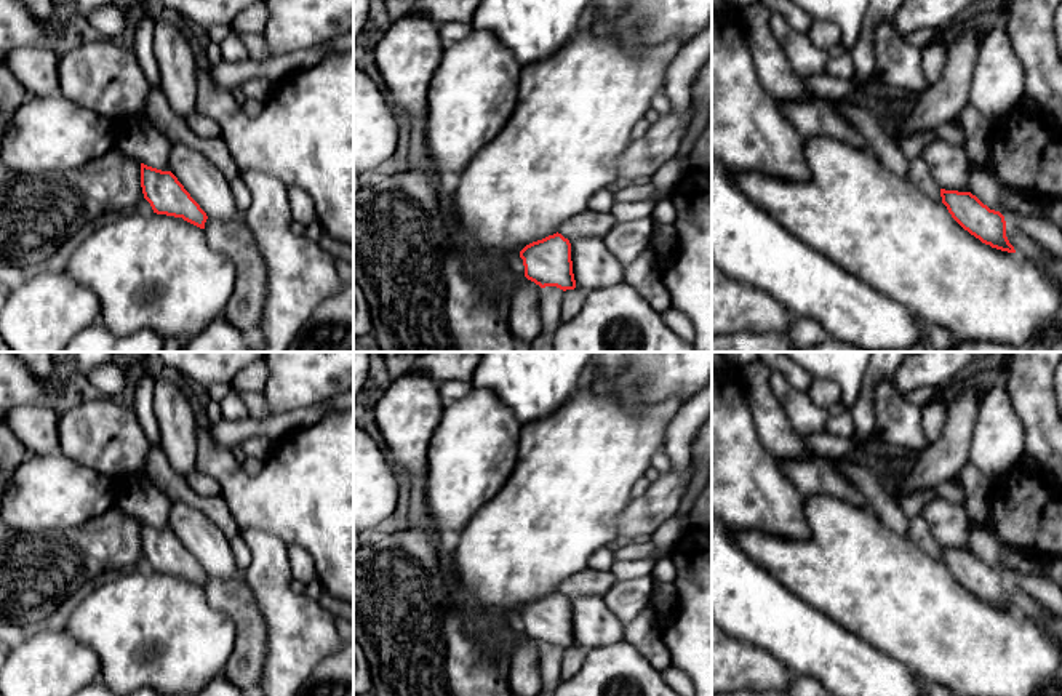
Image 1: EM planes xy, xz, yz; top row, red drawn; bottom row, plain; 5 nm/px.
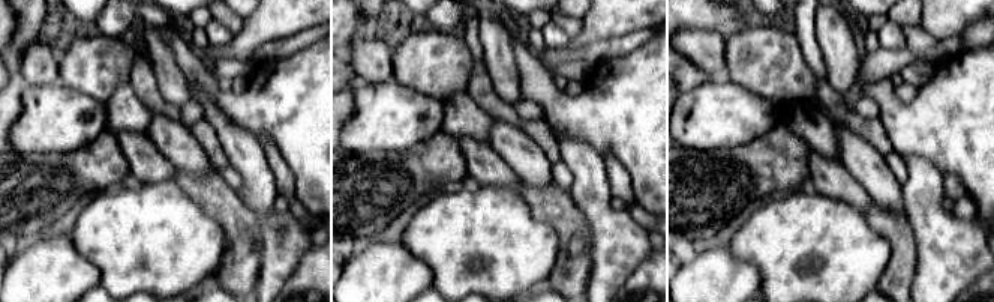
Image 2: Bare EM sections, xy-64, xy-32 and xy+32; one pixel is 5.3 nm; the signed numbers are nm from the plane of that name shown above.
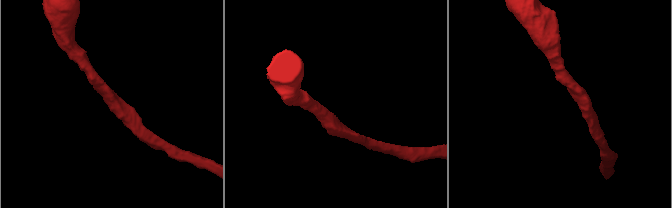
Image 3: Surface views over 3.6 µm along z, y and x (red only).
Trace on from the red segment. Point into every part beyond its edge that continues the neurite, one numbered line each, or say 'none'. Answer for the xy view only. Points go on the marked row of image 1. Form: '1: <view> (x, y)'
1: xy (200, 178)

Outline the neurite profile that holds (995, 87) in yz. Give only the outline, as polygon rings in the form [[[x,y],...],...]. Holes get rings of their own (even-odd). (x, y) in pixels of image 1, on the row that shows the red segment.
[[[998,21],[980,40],[969,102],[990,126],[1001,123],[1016,107],[1024,86],[1024,69]]]

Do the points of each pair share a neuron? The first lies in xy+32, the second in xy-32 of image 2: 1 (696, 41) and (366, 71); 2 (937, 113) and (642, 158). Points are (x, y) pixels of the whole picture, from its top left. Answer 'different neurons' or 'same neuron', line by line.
1: same neuron
2: same neuron

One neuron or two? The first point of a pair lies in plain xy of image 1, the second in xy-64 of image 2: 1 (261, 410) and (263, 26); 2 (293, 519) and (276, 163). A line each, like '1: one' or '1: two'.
1: two
2: two

